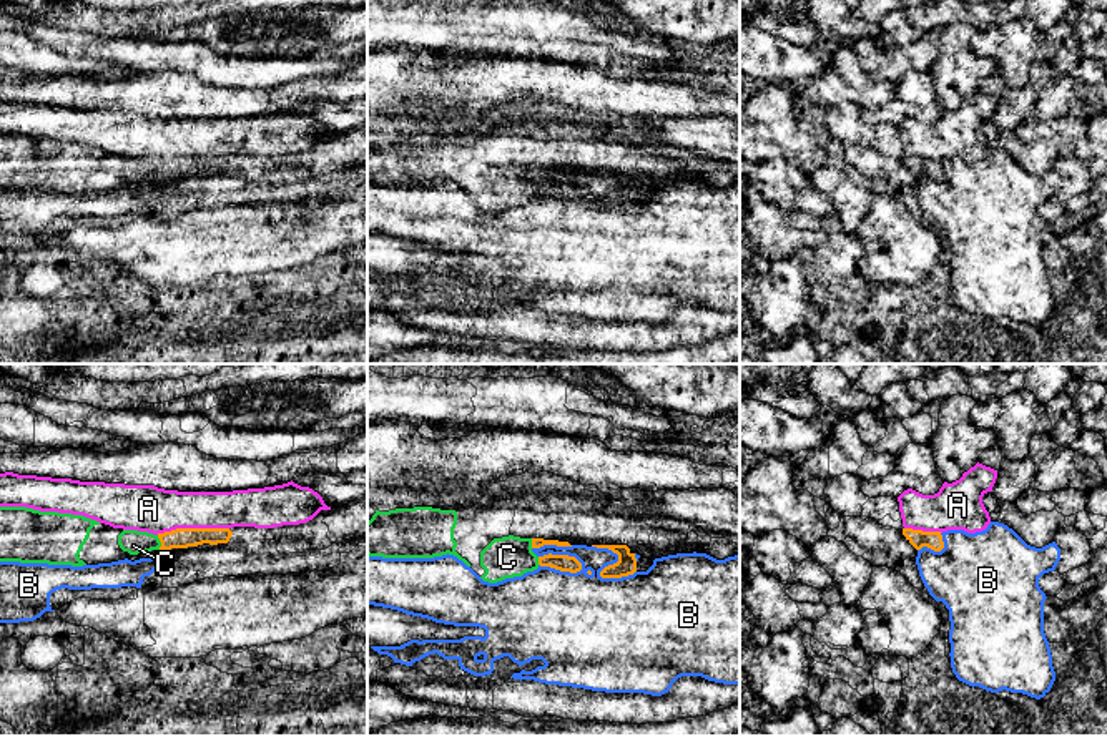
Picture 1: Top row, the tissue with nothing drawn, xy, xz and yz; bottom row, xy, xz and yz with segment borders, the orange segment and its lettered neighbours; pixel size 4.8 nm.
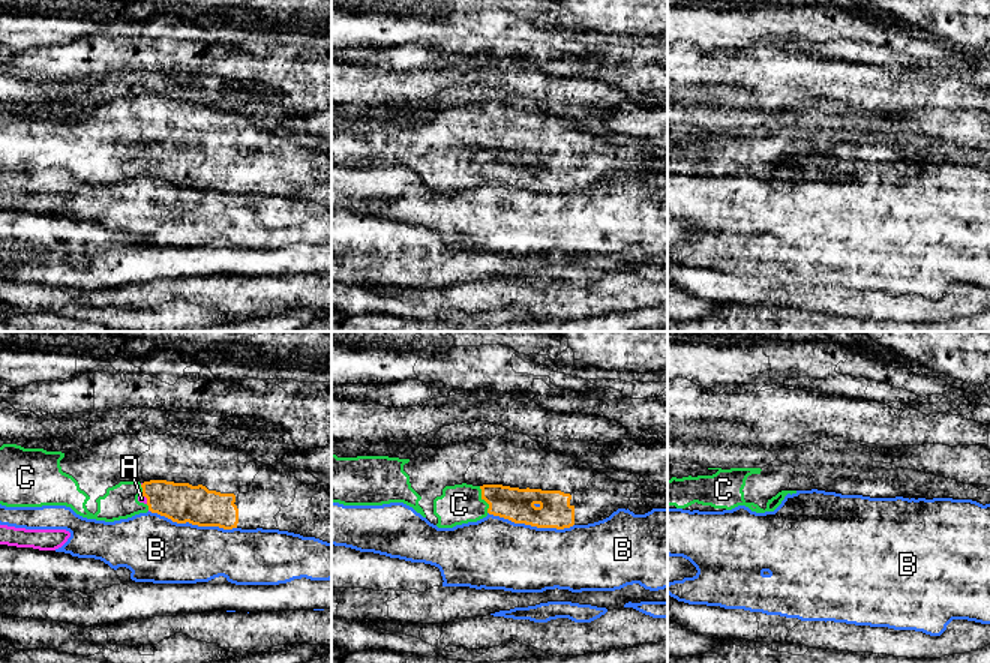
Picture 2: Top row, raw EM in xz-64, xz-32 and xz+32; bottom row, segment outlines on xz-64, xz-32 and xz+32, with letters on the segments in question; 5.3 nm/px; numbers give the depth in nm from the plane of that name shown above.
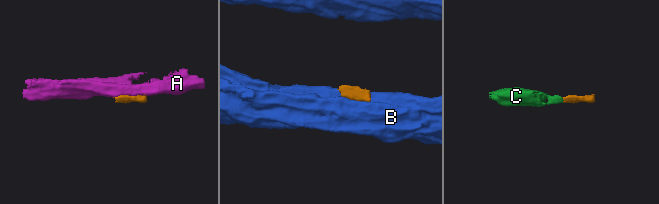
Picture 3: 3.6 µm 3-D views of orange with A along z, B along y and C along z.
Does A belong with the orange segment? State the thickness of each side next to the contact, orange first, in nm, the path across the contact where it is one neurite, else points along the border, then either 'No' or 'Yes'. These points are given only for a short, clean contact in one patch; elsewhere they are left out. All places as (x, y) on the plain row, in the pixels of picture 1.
Thickness 100 nm (orange) against 220 nm. No

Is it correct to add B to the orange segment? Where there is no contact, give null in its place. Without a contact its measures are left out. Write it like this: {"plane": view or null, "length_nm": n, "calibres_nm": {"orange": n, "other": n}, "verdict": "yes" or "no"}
{"plane": "xz", "length_nm": 220, "calibres_nm": {"orange": 80, "other": 360}, "verdict": "no"}

